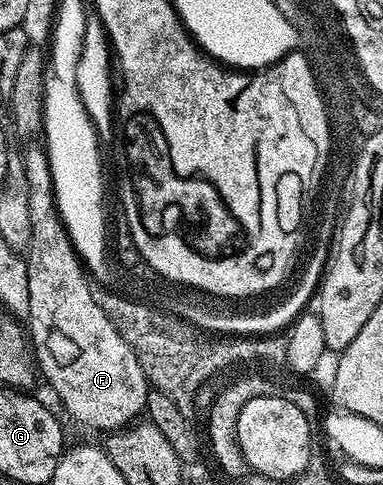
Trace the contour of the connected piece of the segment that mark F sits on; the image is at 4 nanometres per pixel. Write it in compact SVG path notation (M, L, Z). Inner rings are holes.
M46 152L39 153L23 153L23 161L25 167L25 178L29 185L29 214L30 214L30 230L32 232L31 244L25 253L28 273L28 289L29 289L29 307L25 318L26 328L29 330L29 340L35 351L35 360L37 362L38 372L45 380L51 384L51 389L57 396L63 400L63 405L80 421L83 425L92 425L95 429L103 429L102 431L114 431L134 422L146 410L147 407L147 391L149 382L145 371L141 367L141 363L137 359L137 355L133 351L133 347L129 347L129 343L125 343L125 339L119 334L119 328L109 319L109 315L97 303L97 299L93 299L90 291L90 280L85 272L85 266L75 251L75 245L71 241L71 236L67 233L67 224L63 222L63 216L59 214L59 204L55 202L55 184L53 183L53 175L51 174L51 164L47 162Z

